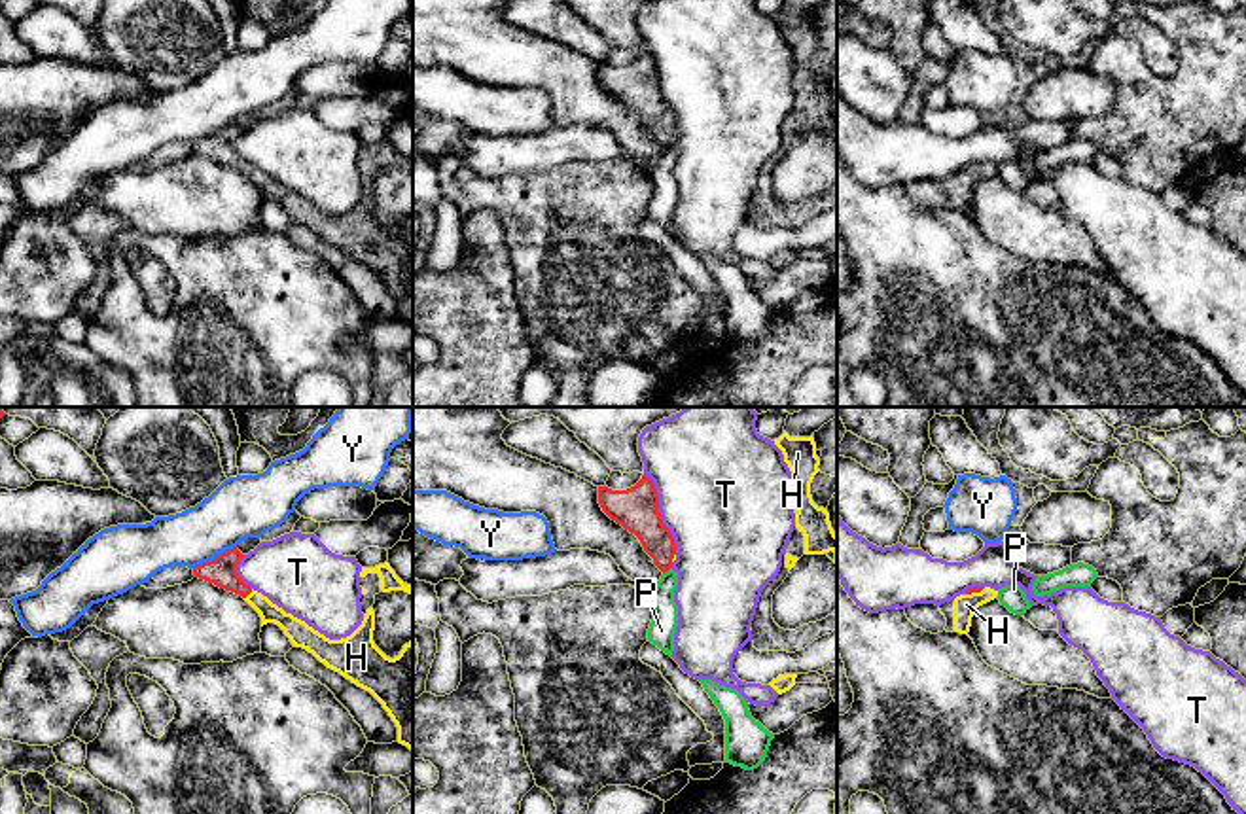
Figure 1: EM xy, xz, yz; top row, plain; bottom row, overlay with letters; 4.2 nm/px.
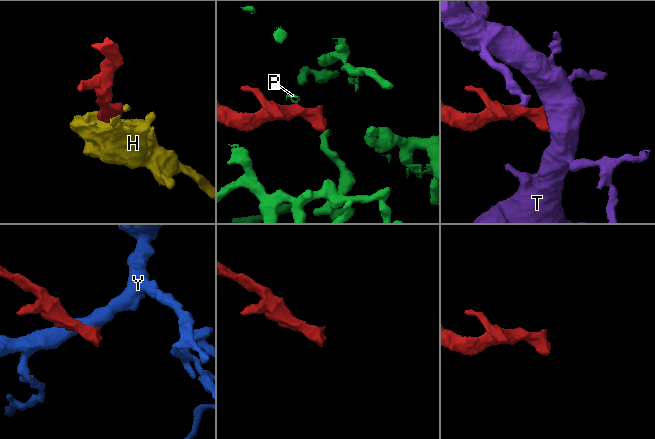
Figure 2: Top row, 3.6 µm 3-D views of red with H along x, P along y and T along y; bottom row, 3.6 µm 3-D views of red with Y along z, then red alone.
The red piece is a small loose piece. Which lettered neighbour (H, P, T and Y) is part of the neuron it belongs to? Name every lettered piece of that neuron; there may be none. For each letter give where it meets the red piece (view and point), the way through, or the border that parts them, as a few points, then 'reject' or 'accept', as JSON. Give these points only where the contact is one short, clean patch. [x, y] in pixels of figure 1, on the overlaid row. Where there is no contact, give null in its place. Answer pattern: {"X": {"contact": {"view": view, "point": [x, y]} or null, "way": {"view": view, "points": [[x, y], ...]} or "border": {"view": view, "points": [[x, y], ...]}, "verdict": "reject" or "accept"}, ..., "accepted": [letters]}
{"H": {"contact": {"view": "xy", "point": [249, 593]}, "way": {"view": "xy", "points": [[222, 570], [249, 593], [294, 629]]}, "verdict": "accept"}, "P": {"contact": {"view": "xz", "point": [667, 570]}, "verdict": "reject"}, "T": {"contact": {"view": "xz", "point": [659, 513]}, "border": {"view": "xz", "points": [[644, 472], [654, 485], [658, 512], [676, 553]]}, "verdict": "reject"}, "Y": {"contact": {"view": "xy", "point": [216, 557]}, "verdict": "reject"}, "accepted": ["H"]}

